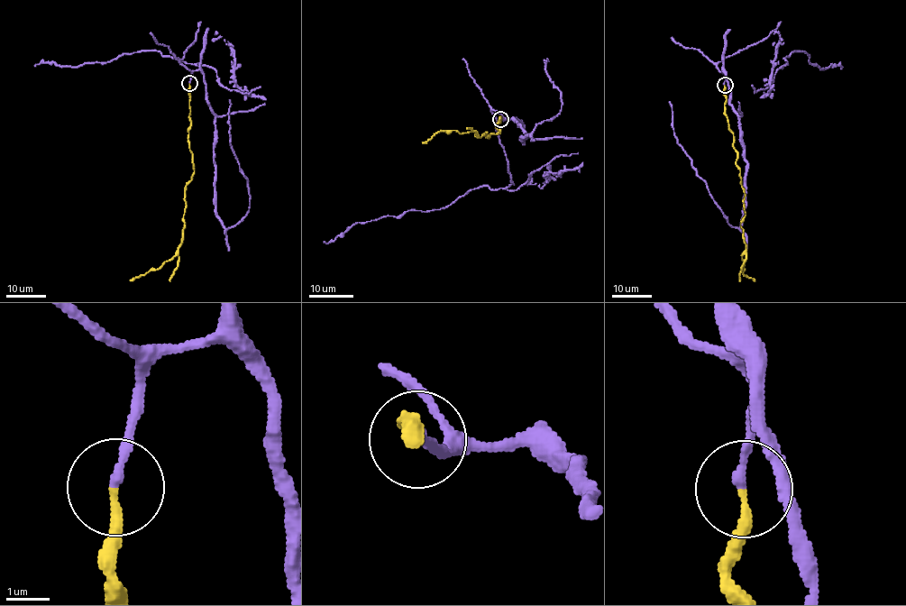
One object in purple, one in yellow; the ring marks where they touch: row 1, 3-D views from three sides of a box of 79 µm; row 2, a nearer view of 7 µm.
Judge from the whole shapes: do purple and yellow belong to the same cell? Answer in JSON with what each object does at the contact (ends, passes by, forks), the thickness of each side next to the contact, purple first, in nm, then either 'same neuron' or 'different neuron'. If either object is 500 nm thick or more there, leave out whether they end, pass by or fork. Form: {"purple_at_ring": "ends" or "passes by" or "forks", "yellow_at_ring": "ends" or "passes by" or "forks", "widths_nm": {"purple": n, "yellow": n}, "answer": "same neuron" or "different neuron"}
{"purple_at_ring": "ends", "yellow_at_ring": "ends", "widths_nm": {"purple": 200, "yellow": 200}, "answer": "same neuron"}

